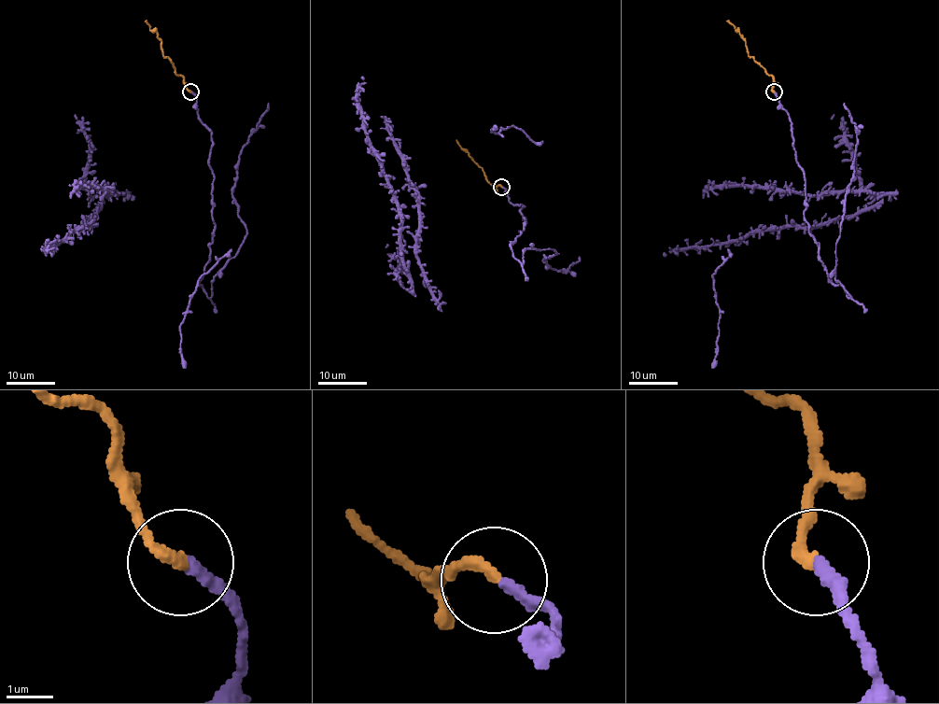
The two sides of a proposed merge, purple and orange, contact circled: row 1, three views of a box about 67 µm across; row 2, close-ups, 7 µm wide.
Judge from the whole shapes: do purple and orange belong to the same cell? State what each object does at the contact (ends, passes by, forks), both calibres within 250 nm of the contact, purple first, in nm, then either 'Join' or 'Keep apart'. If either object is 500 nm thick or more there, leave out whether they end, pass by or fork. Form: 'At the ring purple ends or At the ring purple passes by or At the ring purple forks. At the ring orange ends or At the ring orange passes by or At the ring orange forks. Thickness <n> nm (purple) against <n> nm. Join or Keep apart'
At the ring purple ends. At the ring orange ends. Thickness 240 nm (purple) against 260 nm. Join

